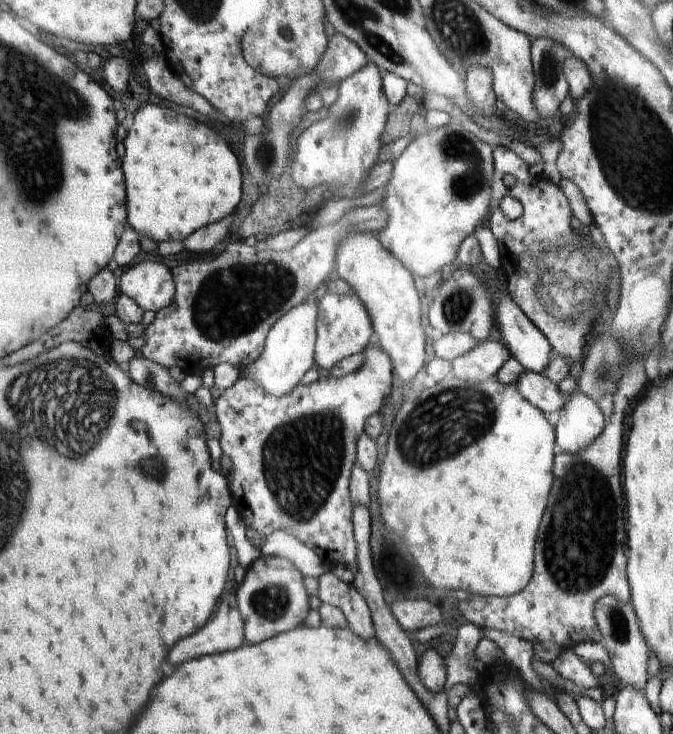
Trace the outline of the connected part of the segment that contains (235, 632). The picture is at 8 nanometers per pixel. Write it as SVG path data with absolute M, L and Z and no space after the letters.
M226 595L212 620L190 638L180 640L170 650L168 662L172 666L178 666L192 658L236 650L246 642L243 626L244 621L237 607L236 595Z

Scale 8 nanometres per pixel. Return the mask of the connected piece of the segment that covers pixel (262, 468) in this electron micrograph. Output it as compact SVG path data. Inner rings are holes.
M374 339L367 347L364 347L361 367L357 371L343 377L322 377L309 385L298 383L289 393L283 394L281 397L275 397L273 394L267 393L263 386L259 385L258 381L244 376L241 376L230 388L221 391L216 404L214 404L214 408L216 408L215 415L220 423L220 446L223 453L232 462L232 470L227 478L233 498L232 505L236 507L246 526L250 526L258 534L264 534L264 536L270 536L274 531L290 533L310 547L323 560L324 564L332 569L338 564L347 565L356 560L357 548L351 517L351 510L353 508L349 495L349 480L357 457L358 437L364 433L366 419L373 414L377 414L382 406L382 401L388 398L392 384L392 374L394 374L394 369L388 353Z

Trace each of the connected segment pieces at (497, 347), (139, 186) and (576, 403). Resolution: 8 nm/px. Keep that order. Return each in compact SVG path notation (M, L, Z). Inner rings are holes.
M480 341L474 348L452 362L456 378L484 382L496 378L500 367L511 357L508 347L497 341Z
M148 104L134 114L134 124L124 142L126 156L122 161L128 224L138 234L144 234L154 242L180 242L203 226L233 214L242 196L242 172L227 141L203 122L178 114L170 108Z
M575 390L559 412L554 430L557 450L568 454L584 450L603 431L606 423L599 405Z

